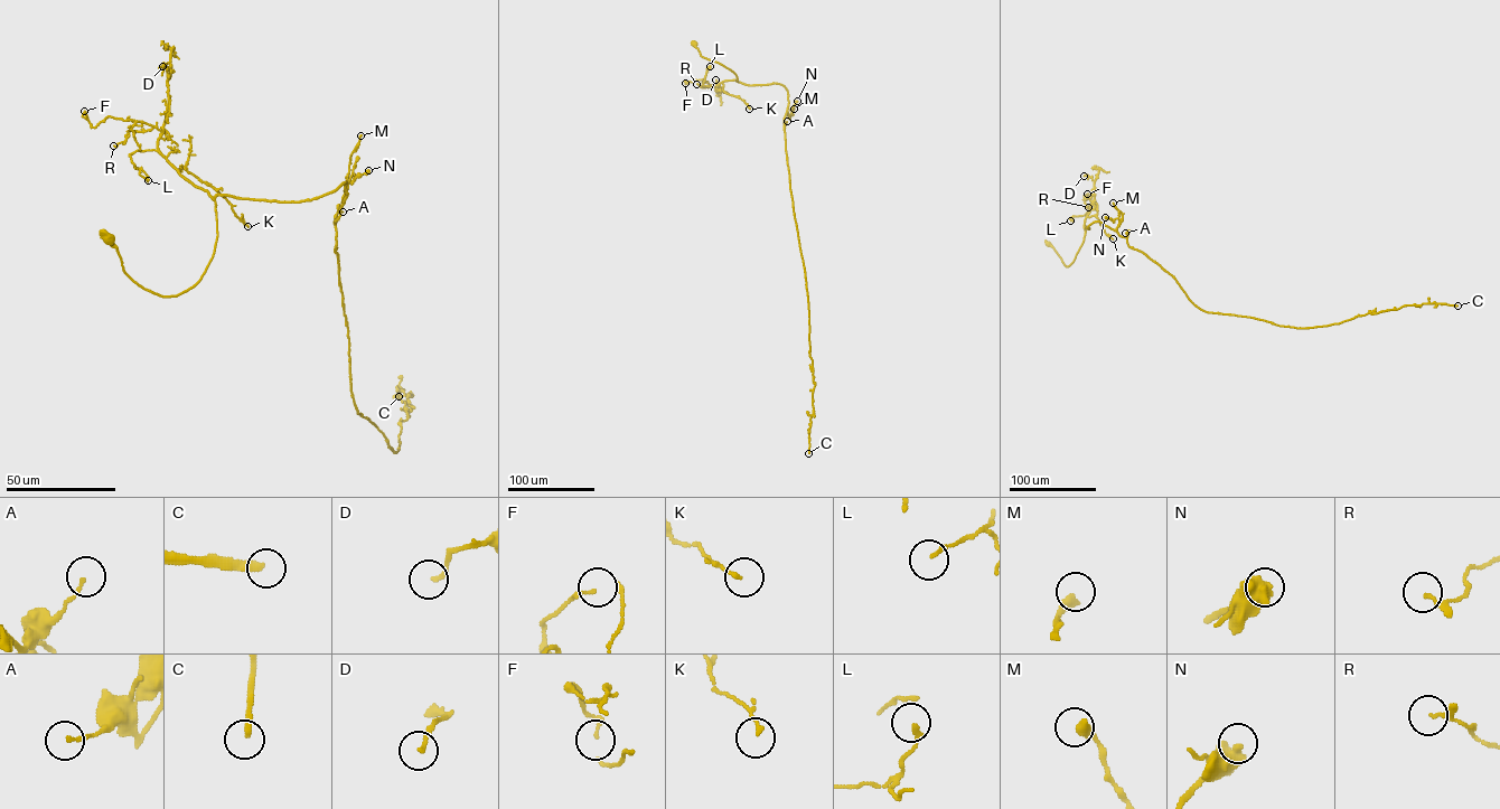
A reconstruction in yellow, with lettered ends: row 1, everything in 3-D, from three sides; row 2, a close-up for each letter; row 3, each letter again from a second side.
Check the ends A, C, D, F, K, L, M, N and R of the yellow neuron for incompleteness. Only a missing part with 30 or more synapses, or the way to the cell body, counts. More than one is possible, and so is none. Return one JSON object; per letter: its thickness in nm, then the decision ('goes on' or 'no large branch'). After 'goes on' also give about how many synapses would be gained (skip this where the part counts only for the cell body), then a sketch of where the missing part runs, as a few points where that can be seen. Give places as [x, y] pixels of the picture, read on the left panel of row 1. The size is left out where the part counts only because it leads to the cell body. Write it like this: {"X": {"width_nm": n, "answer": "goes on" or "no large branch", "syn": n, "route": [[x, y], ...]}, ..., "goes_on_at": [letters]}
{"A": {"width_nm": 130, "answer": "no large branch"}, "C": {"width_nm": 280, "answer": "goes on", "syn": 160, "route": [[399, 396], [392, 401], [376, 397], [373, 401], [368, 392], [373, 393], [369, 397]]}, "D": {"width_nm": 160, "answer": "no large branch"}, "F": {"width_nm": 100, "answer": "no large branch"}, "K": {"width_nm": 130, "answer": "no large branch"}, "L": {"width_nm": 160, "answer": "no large branch"}, "M": {"width_nm": 360, "answer": "no large branch"}, "N": {"width_nm": 700, "answer": "no large branch"}, "R": {"width_nm": 80, "answer": "no large branch"}, "goes_on_at": ["C"]}

